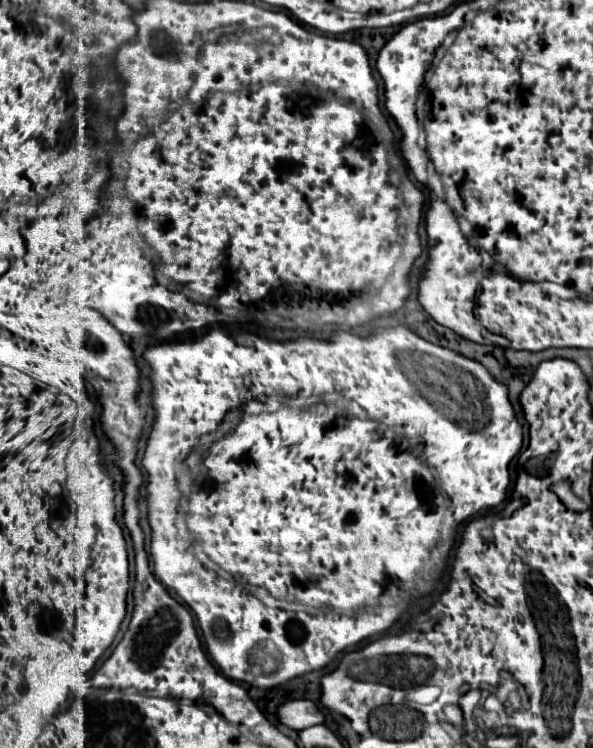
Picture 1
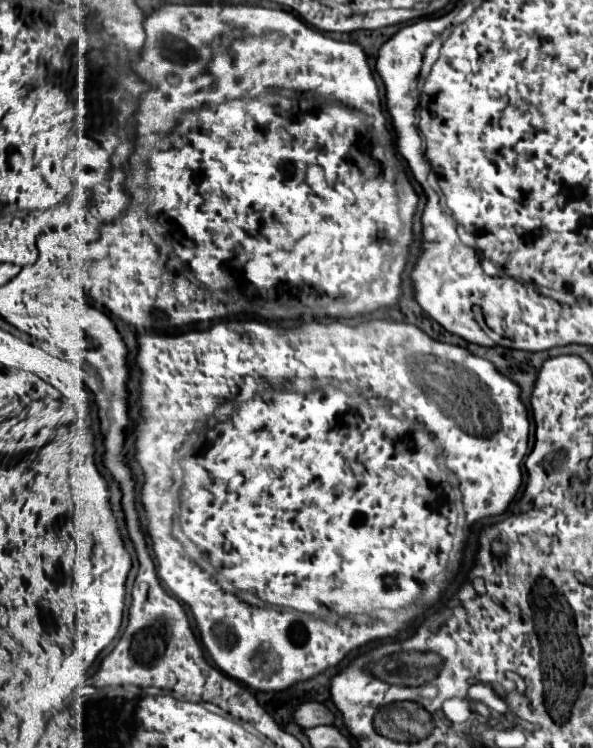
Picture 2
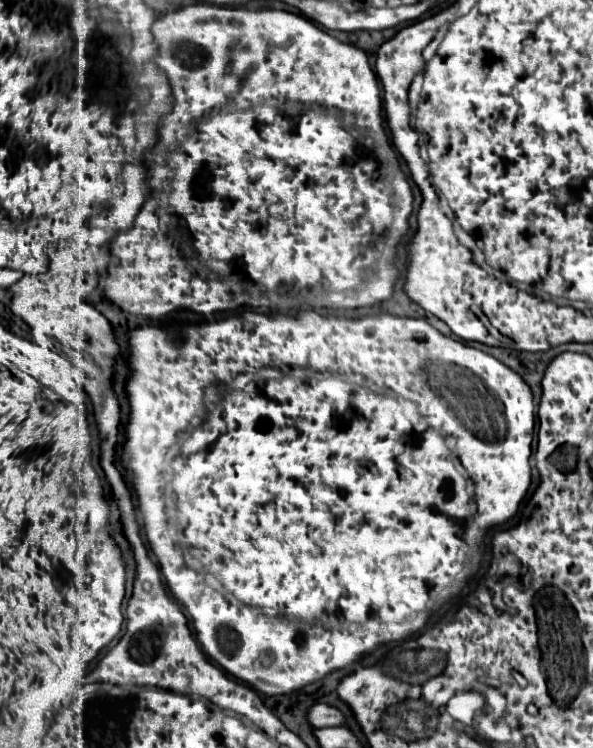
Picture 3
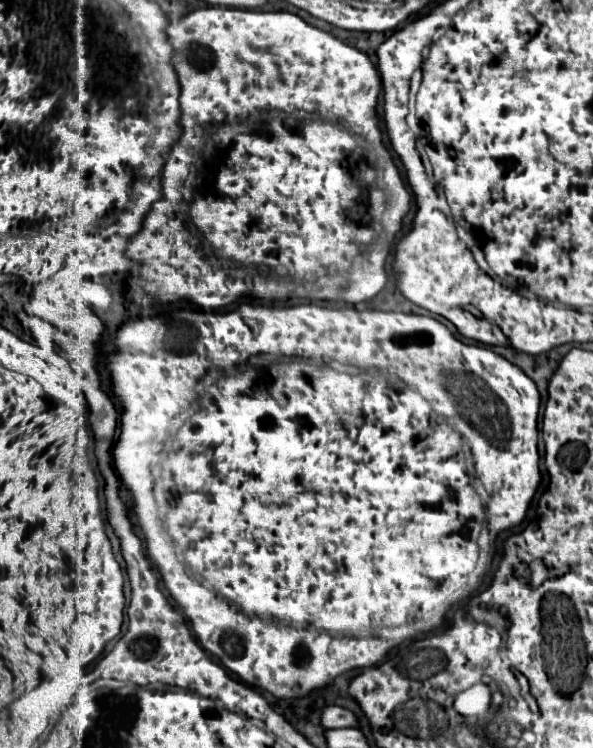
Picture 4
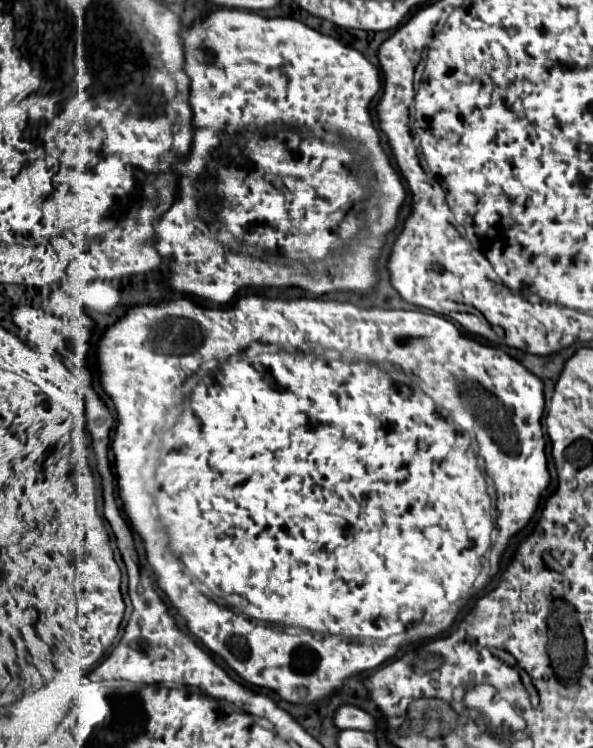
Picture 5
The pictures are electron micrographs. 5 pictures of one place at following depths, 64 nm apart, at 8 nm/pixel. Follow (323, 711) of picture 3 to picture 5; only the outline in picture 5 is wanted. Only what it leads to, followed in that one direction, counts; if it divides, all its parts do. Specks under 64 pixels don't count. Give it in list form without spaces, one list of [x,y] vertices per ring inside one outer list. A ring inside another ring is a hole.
[[[346,704],[334,710],[332,722],[340,730],[344,730],[344,728],[356,728],[356,730],[372,732],[372,730],[378,728],[378,720],[372,714],[356,708],[356,706],[346,706]]]

